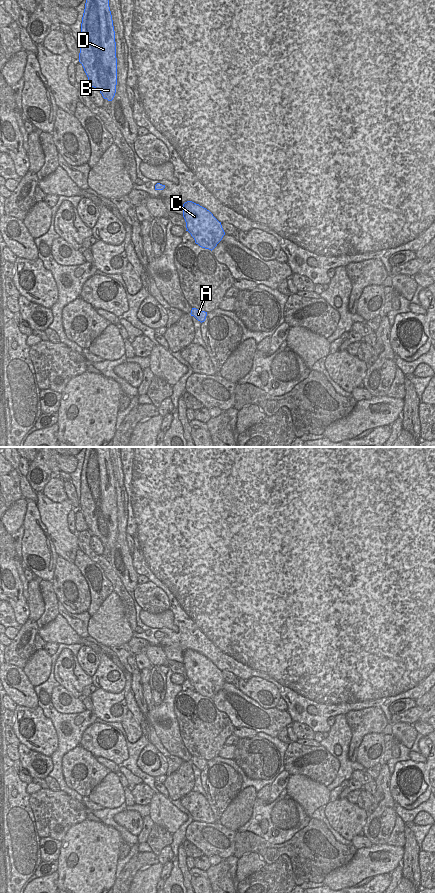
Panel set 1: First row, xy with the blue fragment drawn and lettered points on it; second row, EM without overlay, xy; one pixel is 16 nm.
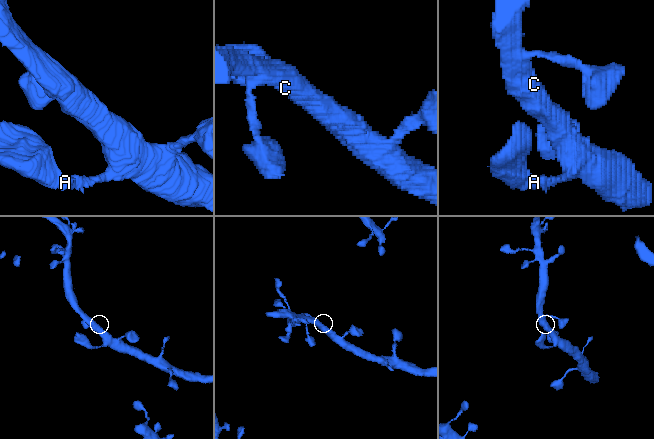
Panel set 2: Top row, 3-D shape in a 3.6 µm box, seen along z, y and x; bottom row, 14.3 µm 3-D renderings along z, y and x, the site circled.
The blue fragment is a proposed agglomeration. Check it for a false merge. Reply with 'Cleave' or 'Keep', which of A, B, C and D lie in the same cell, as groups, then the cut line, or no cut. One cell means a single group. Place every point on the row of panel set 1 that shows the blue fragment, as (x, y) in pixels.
Keep. Groups: A B C D. No split.

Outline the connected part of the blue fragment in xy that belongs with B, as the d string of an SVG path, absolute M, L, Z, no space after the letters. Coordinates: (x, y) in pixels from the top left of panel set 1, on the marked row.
M86 0L81 23L79 62L91 87L112 101L117 85L115 31L109 0Z

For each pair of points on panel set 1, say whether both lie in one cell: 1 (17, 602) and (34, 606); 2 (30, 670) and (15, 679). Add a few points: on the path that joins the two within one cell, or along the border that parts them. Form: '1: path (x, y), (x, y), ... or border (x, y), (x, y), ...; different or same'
1: border (26, 600), (29, 612), (28, 618); different
2: border (22, 669), (34, 686); different

